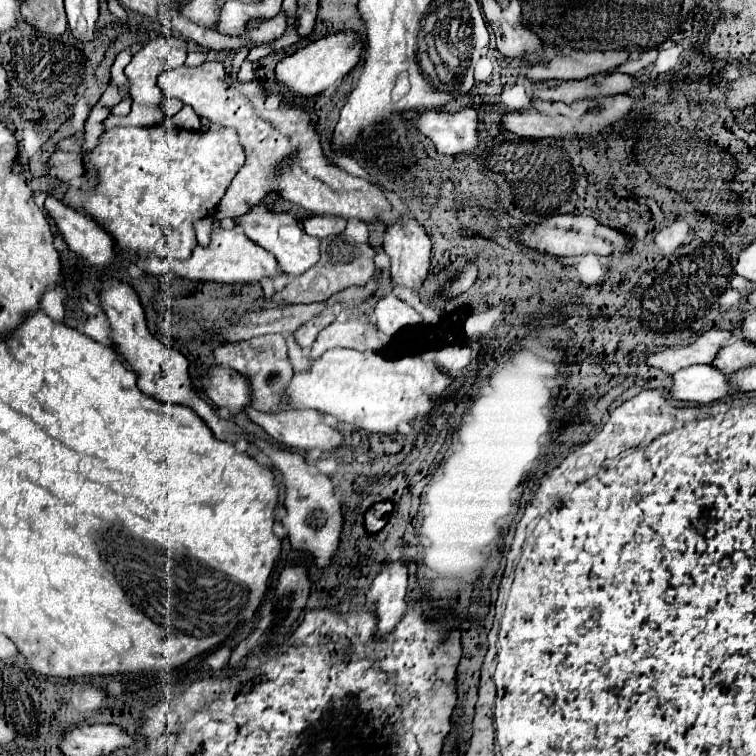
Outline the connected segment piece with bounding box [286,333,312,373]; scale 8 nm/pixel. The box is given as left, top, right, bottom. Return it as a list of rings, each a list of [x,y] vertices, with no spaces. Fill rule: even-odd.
[[[290,333],[288,335],[288,339],[286,339],[286,343],[288,343],[288,355],[290,355],[290,363],[292,363],[292,367],[294,367],[294,371],[296,373],[302,373],[302,371],[308,371],[310,369],[310,357],[308,357],[308,353],[296,343],[296,337],[294,337],[294,333]]]

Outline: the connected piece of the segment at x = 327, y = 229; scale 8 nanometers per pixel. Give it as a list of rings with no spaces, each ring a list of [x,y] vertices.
[[[312,215],[308,219],[304,219],[304,227],[308,235],[314,237],[328,237],[328,235],[340,235],[346,229],[346,219],[340,217],[332,217],[332,215]]]

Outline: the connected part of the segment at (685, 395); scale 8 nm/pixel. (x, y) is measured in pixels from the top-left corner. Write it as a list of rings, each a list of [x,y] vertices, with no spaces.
[[[692,365],[692,367],[680,369],[672,377],[674,377],[672,395],[674,399],[680,399],[680,401],[708,405],[712,401],[718,401],[734,393],[730,375],[716,369],[714,365]]]

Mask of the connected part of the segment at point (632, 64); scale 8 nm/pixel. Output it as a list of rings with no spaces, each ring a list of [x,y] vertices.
[[[656,48],[641,52],[636,56],[632,57],[632,59],[628,61],[628,63],[624,63],[624,65],[620,65],[620,67],[618,67],[616,71],[622,71],[622,73],[635,76],[638,73],[641,73],[649,65],[654,63],[658,55],[659,55],[659,51]]]

